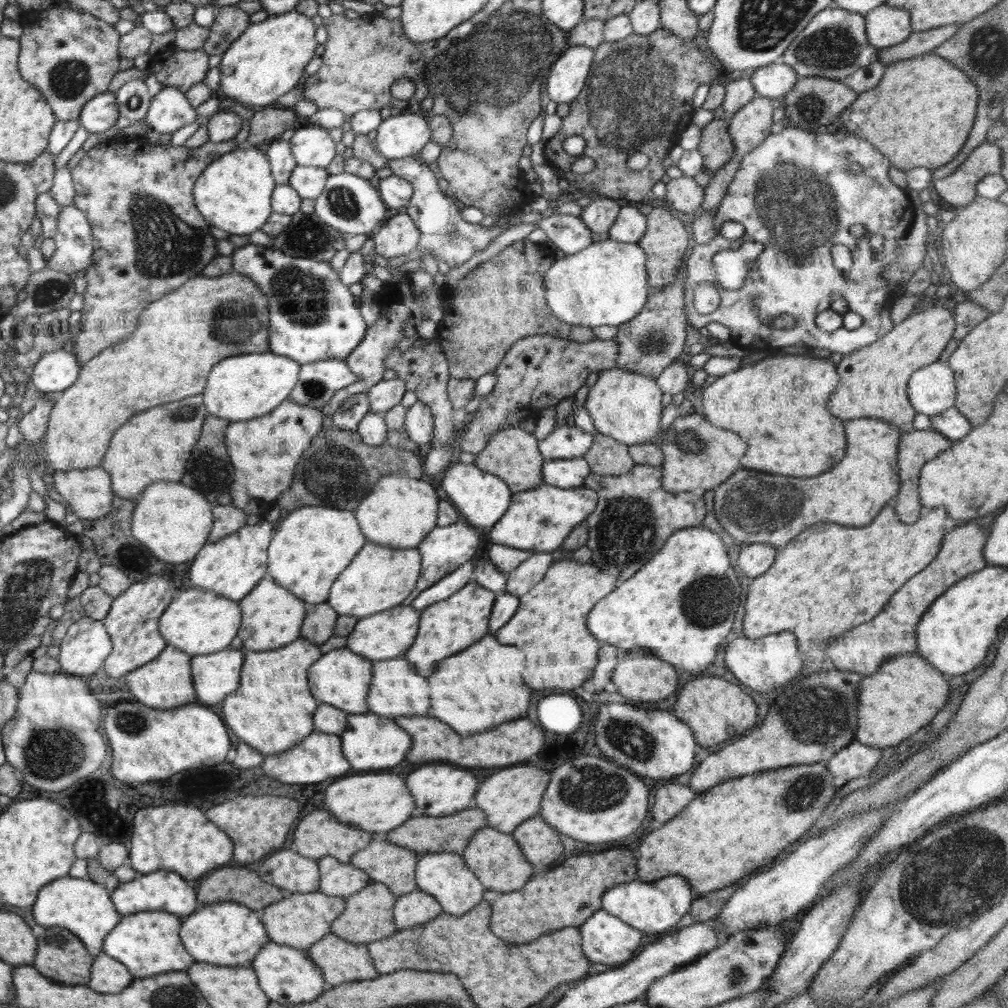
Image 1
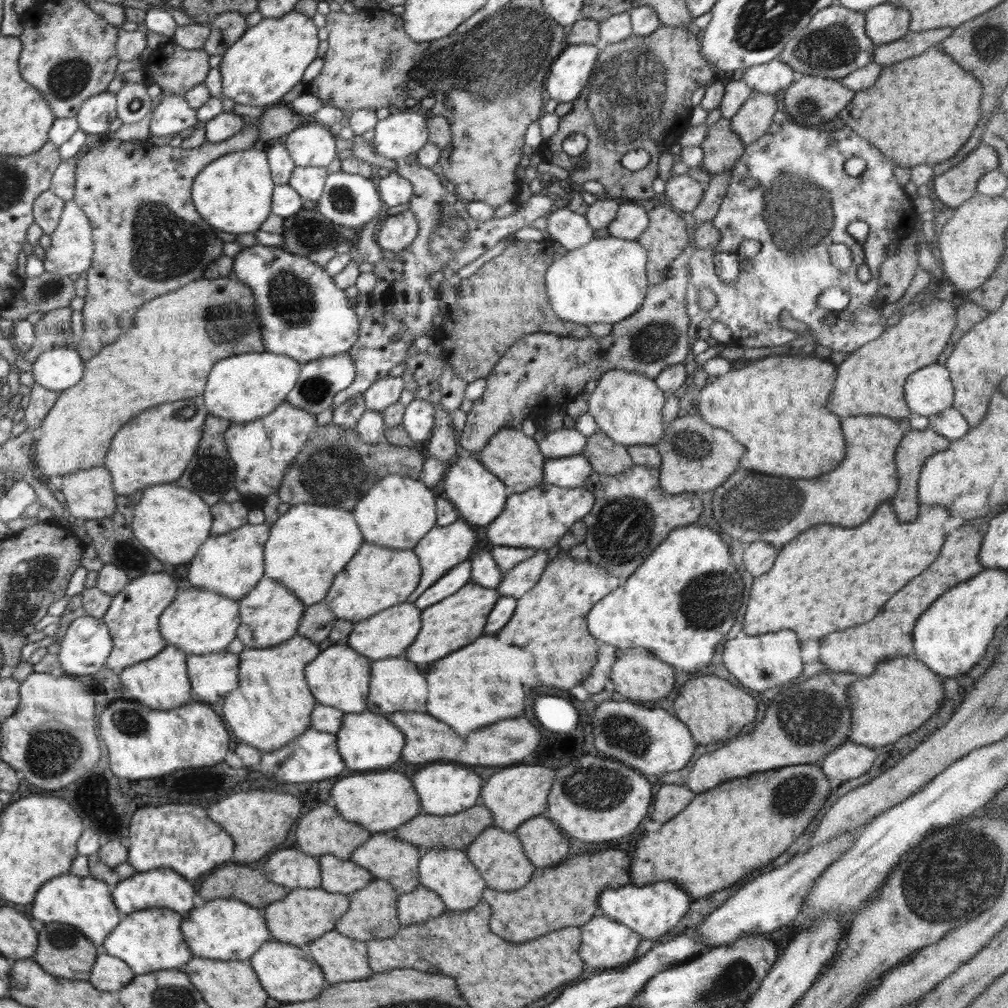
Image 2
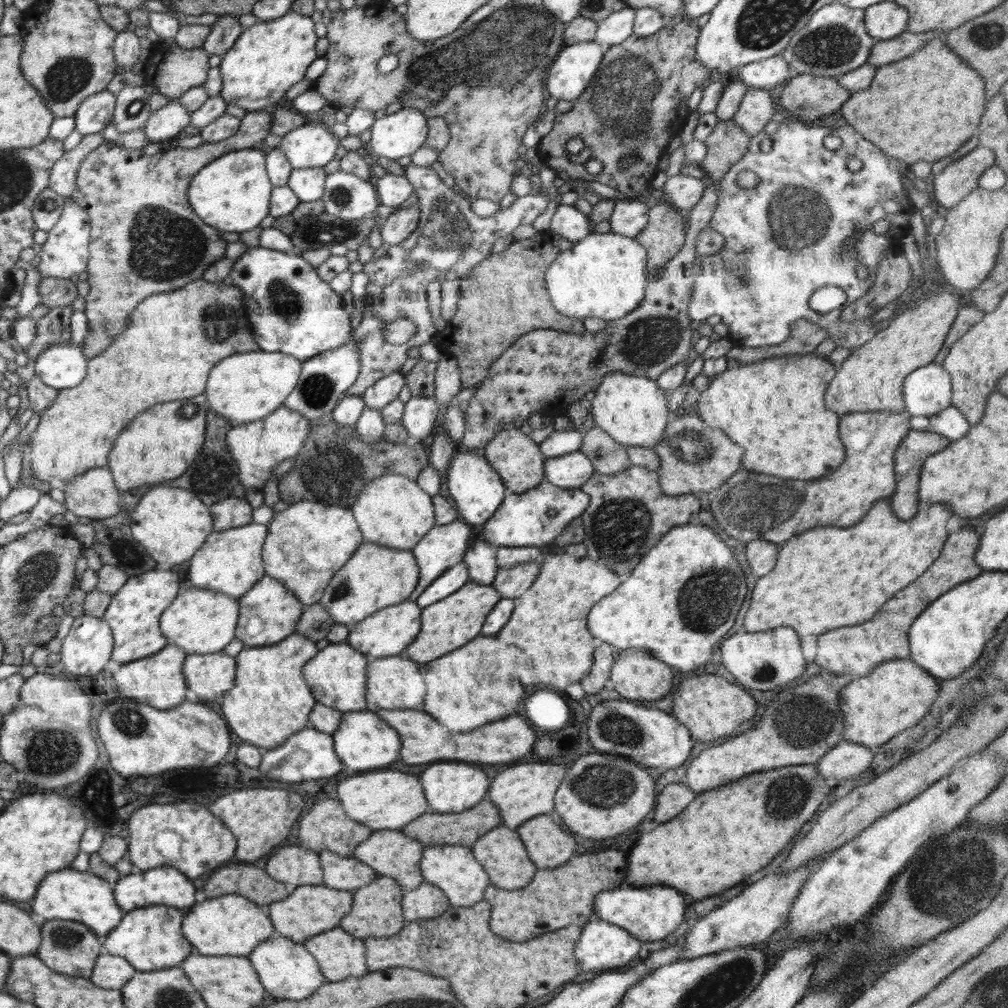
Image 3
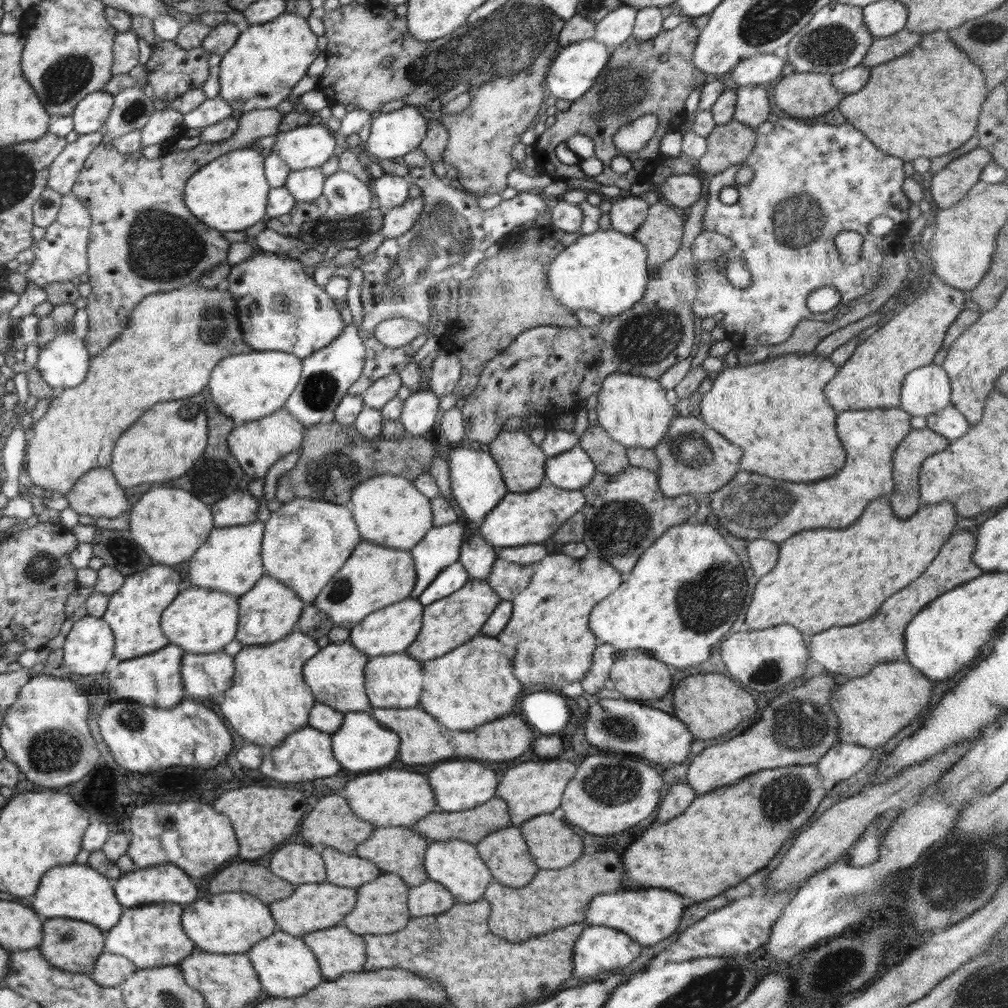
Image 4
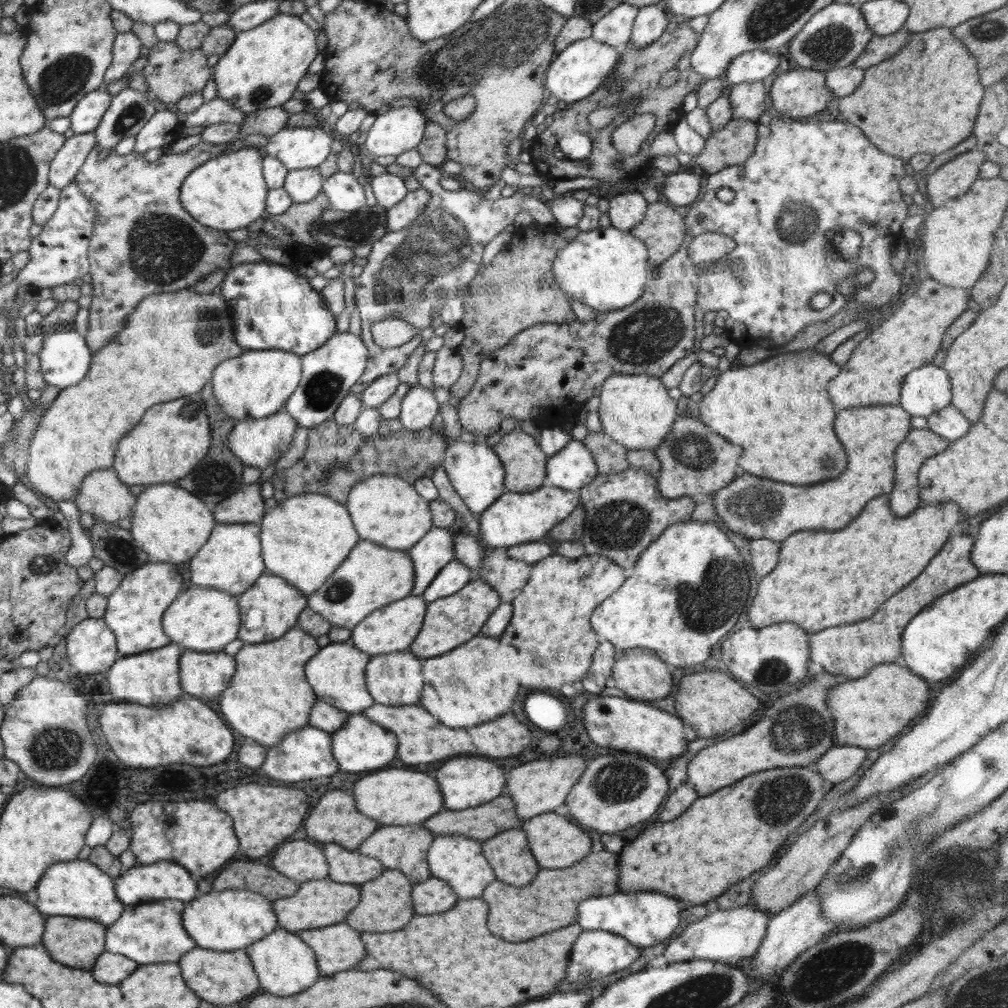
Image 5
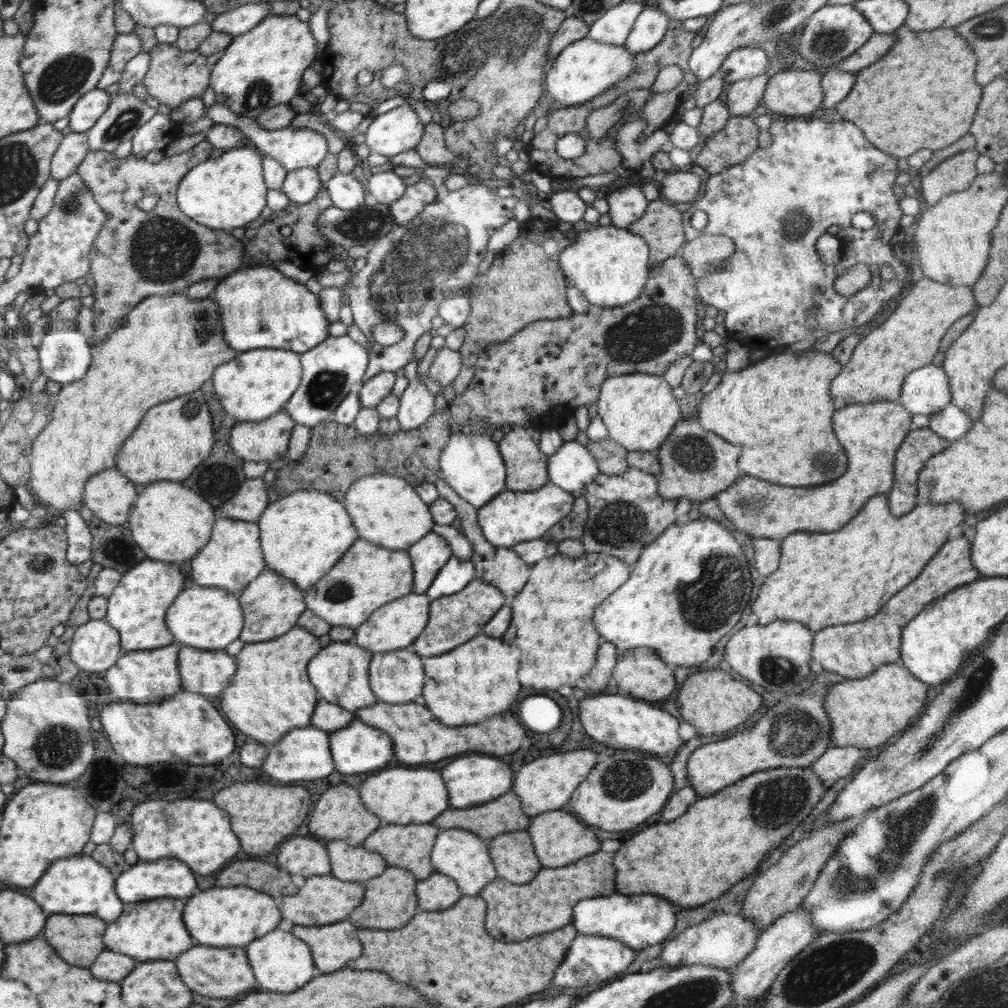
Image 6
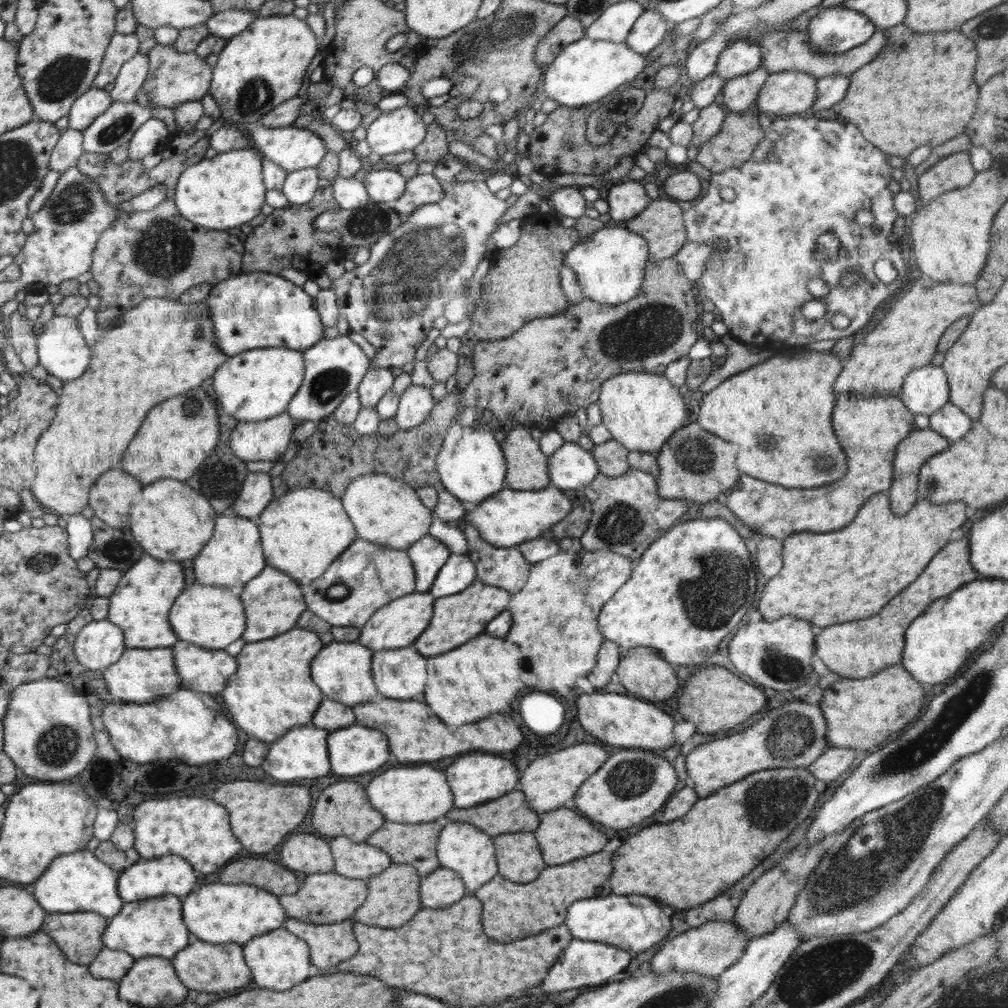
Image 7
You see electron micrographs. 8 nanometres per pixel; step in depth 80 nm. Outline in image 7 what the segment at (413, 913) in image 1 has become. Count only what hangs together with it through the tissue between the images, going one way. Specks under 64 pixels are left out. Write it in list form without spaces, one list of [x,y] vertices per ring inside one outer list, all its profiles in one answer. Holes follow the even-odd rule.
[[[445,866],[423,877],[420,883],[419,897],[423,908],[444,908],[466,895],[467,890],[459,873]]]

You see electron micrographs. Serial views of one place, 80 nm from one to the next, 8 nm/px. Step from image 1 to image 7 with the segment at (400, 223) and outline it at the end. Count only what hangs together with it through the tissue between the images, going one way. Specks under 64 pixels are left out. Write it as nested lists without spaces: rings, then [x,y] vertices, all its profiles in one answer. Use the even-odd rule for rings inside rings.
[[[416,174],[407,179],[405,191],[392,202],[398,216],[408,218],[417,208],[432,205],[444,196],[444,189],[438,179],[431,174]]]

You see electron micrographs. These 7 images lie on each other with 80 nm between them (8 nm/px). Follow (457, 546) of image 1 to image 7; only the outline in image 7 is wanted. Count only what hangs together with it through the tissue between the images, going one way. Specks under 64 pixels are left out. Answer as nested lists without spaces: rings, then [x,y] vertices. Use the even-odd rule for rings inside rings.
[[[423,536],[407,548],[415,571],[415,592],[430,591],[436,575],[451,555],[450,549],[435,536]]]

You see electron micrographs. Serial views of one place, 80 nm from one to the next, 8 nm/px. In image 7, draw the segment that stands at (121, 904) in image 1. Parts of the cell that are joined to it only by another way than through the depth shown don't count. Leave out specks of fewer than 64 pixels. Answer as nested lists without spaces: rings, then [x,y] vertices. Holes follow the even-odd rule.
[[[170,854],[167,857],[140,859],[121,872],[119,878],[120,898],[134,902],[150,899],[152,896],[160,896],[160,894],[186,896],[186,894],[190,894],[190,890],[196,884],[194,869],[195,867],[188,864],[187,859],[180,855]]]

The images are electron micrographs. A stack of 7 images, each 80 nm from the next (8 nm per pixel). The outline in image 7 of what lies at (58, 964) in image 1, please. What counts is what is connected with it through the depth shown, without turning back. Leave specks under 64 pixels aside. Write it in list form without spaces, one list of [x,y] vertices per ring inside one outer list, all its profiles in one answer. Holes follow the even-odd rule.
[[[96,912],[88,913],[50,913],[44,921],[44,934],[52,934],[64,955],[73,963],[90,966],[91,962],[104,948],[103,933],[110,920]]]

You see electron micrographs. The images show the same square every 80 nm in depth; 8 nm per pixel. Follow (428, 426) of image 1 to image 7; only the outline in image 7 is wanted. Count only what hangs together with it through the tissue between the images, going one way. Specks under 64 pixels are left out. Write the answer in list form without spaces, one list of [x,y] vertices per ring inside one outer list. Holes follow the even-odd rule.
[[[410,385],[399,396],[397,413],[393,416],[401,432],[422,424],[435,405],[431,388],[424,385]]]

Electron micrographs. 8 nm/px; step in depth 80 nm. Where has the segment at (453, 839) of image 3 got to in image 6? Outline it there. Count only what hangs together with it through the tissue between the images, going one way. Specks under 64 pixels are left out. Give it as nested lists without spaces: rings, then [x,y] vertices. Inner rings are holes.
[[[510,792],[510,794],[506,793],[504,796],[499,796],[497,799],[492,800],[492,802],[487,802],[477,807],[470,807],[469,809],[448,808],[434,820],[431,820],[430,823],[437,826],[441,831],[450,830],[451,828],[463,828],[489,841],[502,833],[526,830],[530,826],[532,818],[532,816],[526,816],[522,812],[520,798]]]

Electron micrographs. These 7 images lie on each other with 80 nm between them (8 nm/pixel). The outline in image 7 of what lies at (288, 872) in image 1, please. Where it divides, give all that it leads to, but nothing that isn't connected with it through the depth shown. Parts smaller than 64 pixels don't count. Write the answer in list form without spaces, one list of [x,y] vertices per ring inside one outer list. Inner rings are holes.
[[[315,833],[296,834],[280,850],[281,864],[307,876],[333,870],[334,857],[329,842]]]

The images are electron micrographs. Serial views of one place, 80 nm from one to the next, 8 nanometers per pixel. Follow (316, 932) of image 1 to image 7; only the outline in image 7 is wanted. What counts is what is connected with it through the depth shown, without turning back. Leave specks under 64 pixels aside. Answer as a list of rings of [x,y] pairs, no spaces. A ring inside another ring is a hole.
[[[333,870],[303,876],[304,890],[282,897],[287,918],[298,918],[300,922],[314,924],[342,922],[351,919],[356,909],[366,900],[367,880],[340,876]]]

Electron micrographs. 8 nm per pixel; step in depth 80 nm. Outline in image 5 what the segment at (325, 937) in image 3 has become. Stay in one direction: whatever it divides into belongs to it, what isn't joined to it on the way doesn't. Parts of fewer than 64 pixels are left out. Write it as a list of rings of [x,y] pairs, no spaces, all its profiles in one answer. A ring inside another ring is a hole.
[[[345,921],[320,929],[301,930],[296,934],[315,950],[319,969],[324,976],[356,968],[366,954],[361,932],[348,926]]]

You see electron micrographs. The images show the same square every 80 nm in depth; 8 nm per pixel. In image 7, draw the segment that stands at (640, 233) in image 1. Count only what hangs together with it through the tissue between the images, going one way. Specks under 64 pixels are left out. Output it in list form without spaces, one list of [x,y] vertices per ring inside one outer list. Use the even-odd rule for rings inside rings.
[[[623,180],[609,190],[606,201],[612,220],[628,222],[642,213],[650,204],[651,198],[643,184],[636,180]]]

